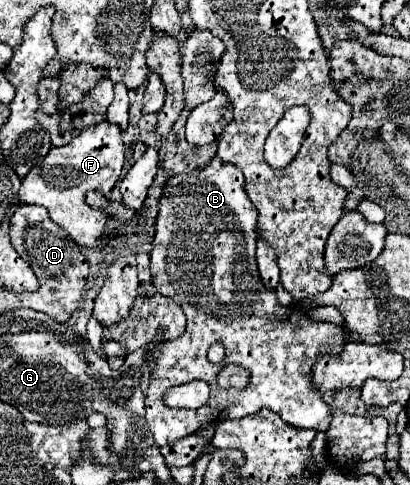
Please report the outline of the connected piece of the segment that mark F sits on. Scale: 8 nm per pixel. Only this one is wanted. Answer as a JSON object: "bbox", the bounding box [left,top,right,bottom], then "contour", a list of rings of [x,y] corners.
{"bbox":[19,120,125,246],"contour":[[[107,120],[85,128],[65,146],[53,146],[47,156],[33,168],[21,182],[19,200],[23,204],[35,204],[49,210],[53,222],[57,222],[77,246],[95,246],[109,220],[101,208],[89,208],[85,202],[87,192],[101,192],[107,196],[119,180],[125,162],[125,144],[121,140],[121,128]]]}

